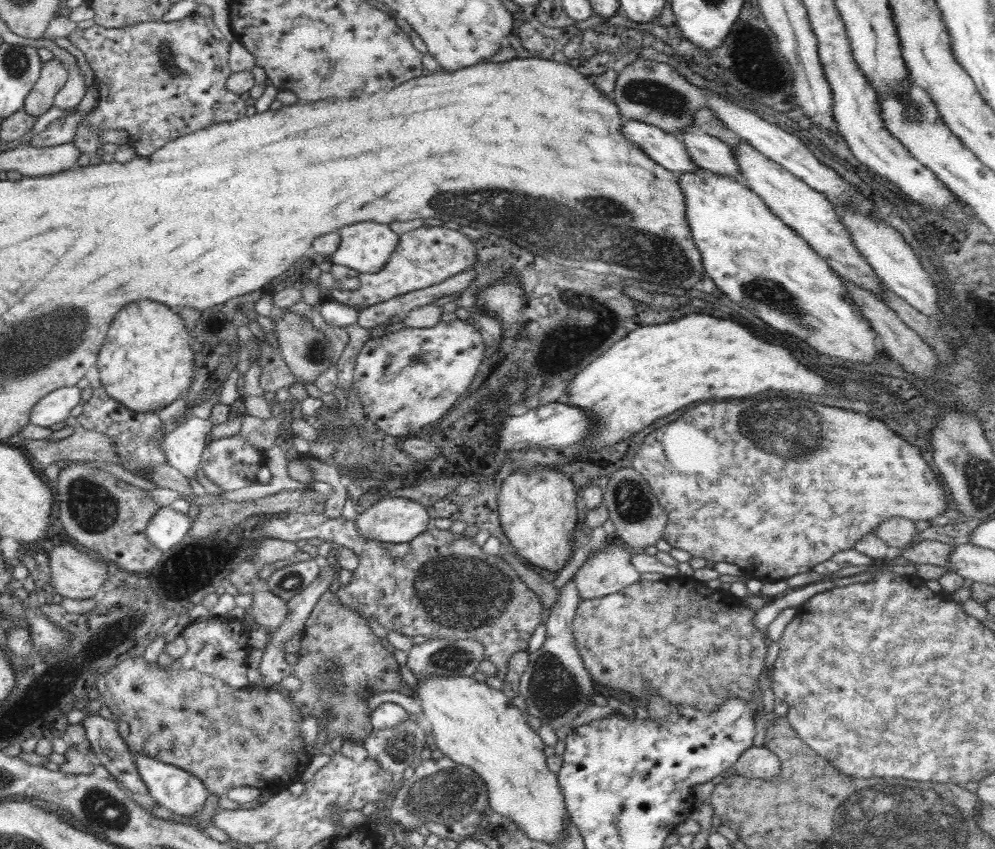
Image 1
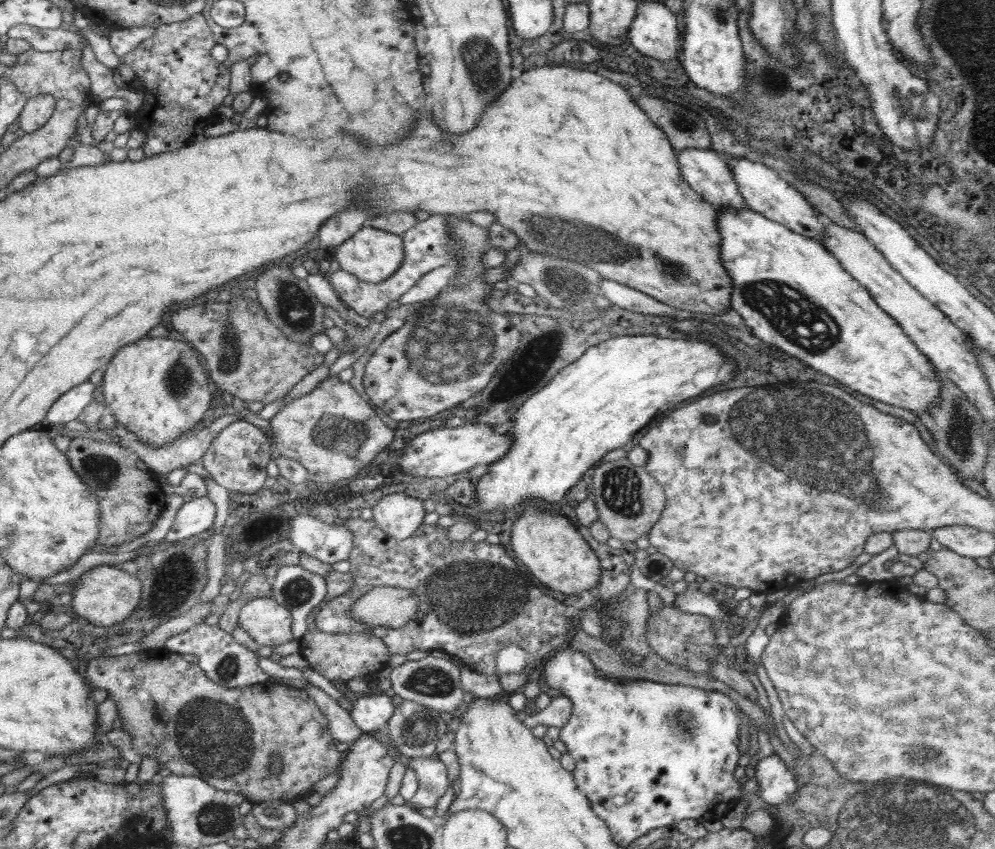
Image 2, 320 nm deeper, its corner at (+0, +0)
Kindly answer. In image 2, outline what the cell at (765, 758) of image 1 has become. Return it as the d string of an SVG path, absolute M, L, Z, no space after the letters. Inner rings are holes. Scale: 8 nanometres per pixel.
M777 754L760 757L755 768L759 795L768 804L783 804L797 791L795 774Z

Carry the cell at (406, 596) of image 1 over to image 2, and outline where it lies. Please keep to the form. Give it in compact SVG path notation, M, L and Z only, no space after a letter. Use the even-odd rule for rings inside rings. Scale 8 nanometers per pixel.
M350 517L346 519L344 524L346 528L353 534L353 550L351 551L348 562L351 565L349 573L353 576L353 585L348 592L329 600L326 605L318 612L315 618L316 626L322 631L330 634L343 634L350 633L354 634L357 637L370 637L372 634L378 637L386 646L388 647L388 652L392 654L401 654L406 656L414 650L421 651L432 651L434 649L441 650L445 653L448 653L451 656L456 656L459 658L460 662L468 667L474 672L480 672L482 674L494 676L497 675L499 683L504 691L505 695L514 694L523 689L524 685L527 683L528 676L532 672L526 672L526 676L522 672L508 672L506 674L497 674L496 670L496 657L498 656L498 651L502 648L506 648L509 644L517 644L520 648L523 648L528 654L530 661L532 661L532 666L536 662L543 662L552 652L561 649L564 642L570 641L570 632L571 632L571 622L573 620L578 620L581 616L581 610L574 608L573 606L566 606L561 602L558 602L555 598L551 596L546 596L540 588L536 587L534 578L531 576L531 573L528 572L525 568L517 567L516 562L508 556L505 552L505 549L500 545L487 544L486 541L482 542L473 542L473 540L466 539L464 541L452 540L447 537L447 528L442 527L436 524L428 525L422 523L415 531L410 538L404 540L396 540L391 536L388 536L376 523L374 519L366 521L362 517L353 518ZM375 586L393 586L398 588L407 588L414 591L414 594L418 597L418 610L415 617L409 621L406 626L402 628L388 628L387 626L377 626L376 628L371 629L365 622L359 622L355 618L349 616L349 610L352 604L356 602L363 594L366 594L371 588Z

